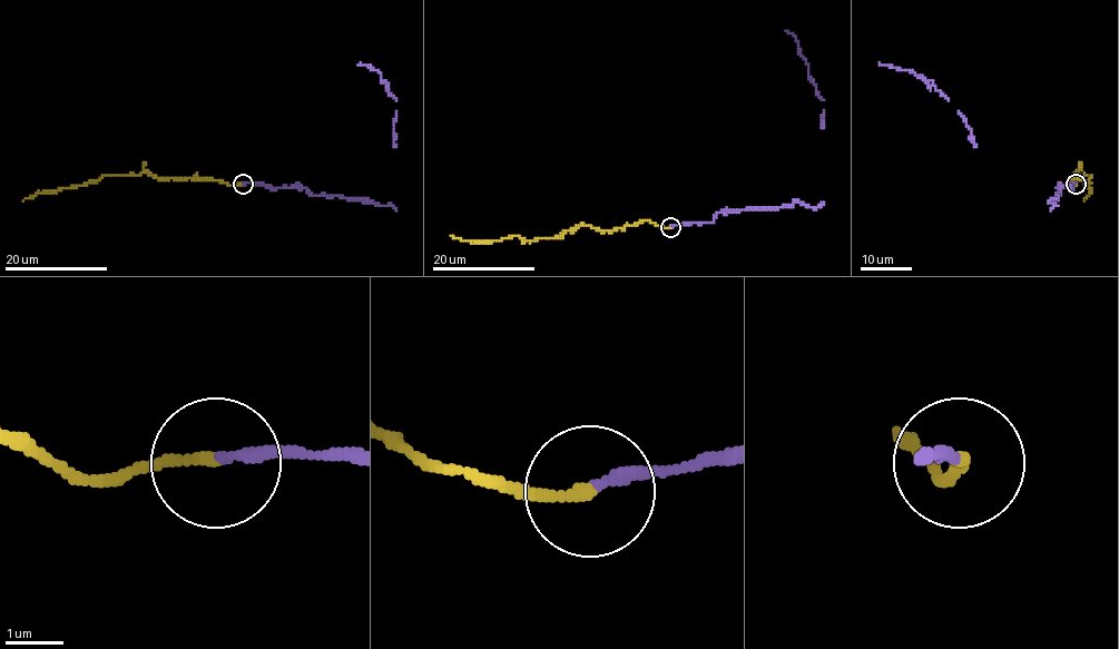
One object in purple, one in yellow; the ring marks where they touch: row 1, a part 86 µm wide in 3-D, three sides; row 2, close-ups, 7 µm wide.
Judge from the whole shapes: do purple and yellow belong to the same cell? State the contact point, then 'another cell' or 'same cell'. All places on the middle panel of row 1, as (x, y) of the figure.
at (670, 227); another cell

